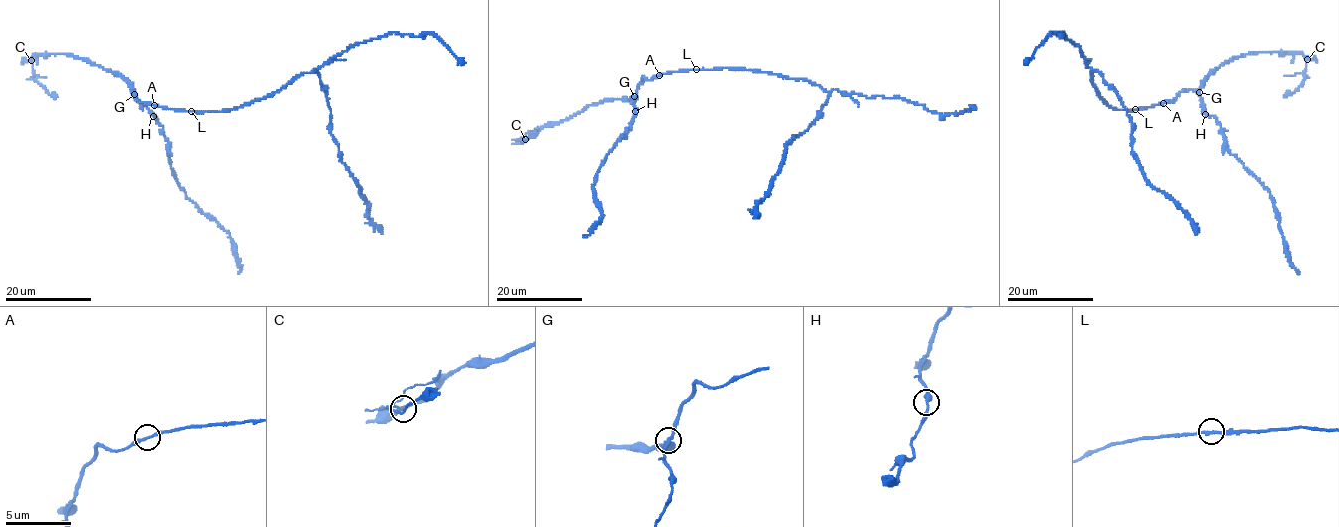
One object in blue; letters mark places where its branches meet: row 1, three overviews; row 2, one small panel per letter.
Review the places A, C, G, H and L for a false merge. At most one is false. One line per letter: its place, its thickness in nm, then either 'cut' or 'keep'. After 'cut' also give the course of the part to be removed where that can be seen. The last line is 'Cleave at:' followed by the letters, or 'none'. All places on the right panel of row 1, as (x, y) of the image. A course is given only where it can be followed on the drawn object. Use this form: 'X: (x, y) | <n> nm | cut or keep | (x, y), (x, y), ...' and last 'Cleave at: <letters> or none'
A: (1163, 103) | 220 nm | keep
C: (1307, 59) | 240 nm | keep
G: (1199, 92) | 220 nm | keep
H: (1205, 114) | 360 nm | keep
L: (1135, 109) | 200 nm | keep
Cleave at: none

